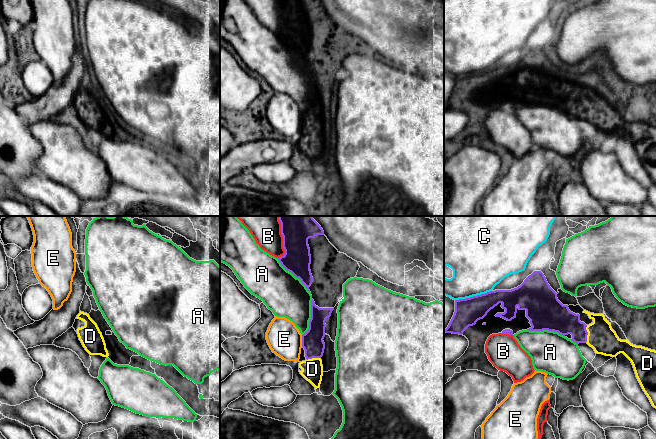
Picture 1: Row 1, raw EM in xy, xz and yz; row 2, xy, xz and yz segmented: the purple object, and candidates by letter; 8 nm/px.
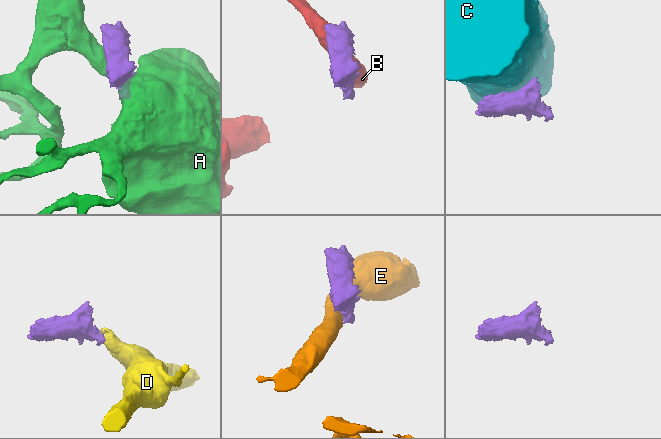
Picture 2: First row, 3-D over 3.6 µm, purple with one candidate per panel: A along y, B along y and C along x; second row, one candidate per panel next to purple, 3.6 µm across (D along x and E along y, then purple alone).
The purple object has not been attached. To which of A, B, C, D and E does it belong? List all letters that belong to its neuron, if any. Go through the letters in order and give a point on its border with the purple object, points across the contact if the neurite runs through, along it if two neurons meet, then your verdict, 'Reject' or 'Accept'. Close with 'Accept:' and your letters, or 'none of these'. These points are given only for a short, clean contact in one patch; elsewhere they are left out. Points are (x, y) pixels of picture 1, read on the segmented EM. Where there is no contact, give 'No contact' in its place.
A: Touches purple at xz (294, 275). Reject
B: Touches purple at xz (283, 238). Reject
C: Touches purple at yz (473, 296). Boundary: yz (491, 290), (455, 300). Reject
D: Touches purple at yz (587, 334). Path across: yz (560, 319), (587, 334), (596, 334), (601, 337). Accept
E: Touches purple at xz (302, 341). Boundary: xz (301, 335), (302, 346). Reject
Accept: D

